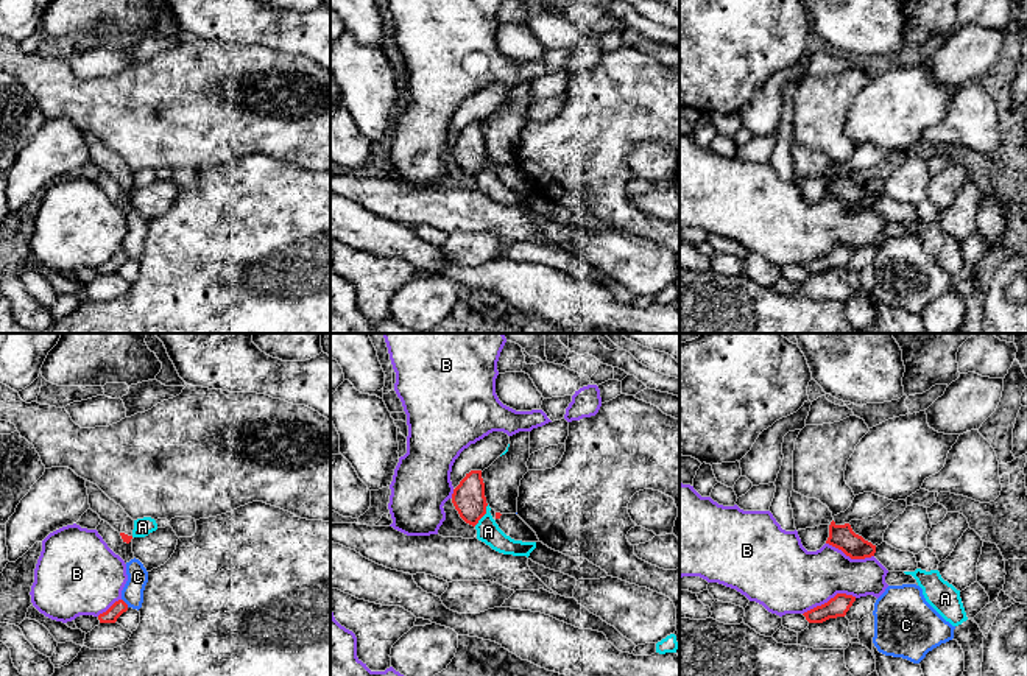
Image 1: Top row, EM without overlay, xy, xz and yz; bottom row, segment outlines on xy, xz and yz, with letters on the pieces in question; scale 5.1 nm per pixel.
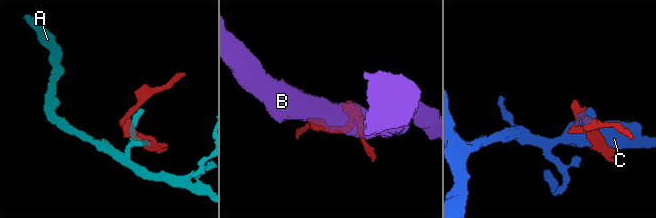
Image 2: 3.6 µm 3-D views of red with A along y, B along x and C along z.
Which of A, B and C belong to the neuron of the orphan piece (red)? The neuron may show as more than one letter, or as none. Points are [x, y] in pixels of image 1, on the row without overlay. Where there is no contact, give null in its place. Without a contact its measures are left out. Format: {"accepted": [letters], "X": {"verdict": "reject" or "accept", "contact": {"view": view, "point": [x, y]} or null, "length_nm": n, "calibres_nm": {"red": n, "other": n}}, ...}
{"accepted": [], "A": {"verdict": "reject", "contact": {"view": "xz", "point": [483, 165]}, "length_nm": 130, "calibres_nm": {"red": 170, "other": 120}}, "B": {"verdict": "reject", "contact": {"view": "yz", "point": [831, 249]}, "length_nm": 300, "calibres_nm": {"red": 110, "other": 360}}, "C": {"verdict": "reject", "contact": {"view": "xy", "point": [125, 254]}, "length_nm": 60, "calibres_nm": {"red": 70, "other": 110}}}

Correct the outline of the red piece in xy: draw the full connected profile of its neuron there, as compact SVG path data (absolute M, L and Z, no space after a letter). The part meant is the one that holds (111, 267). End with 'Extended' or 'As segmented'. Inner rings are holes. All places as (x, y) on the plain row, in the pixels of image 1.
M123 251L115 252L106 263L98 266L100 274L115 274L117 269L128 262Z. As segmented

